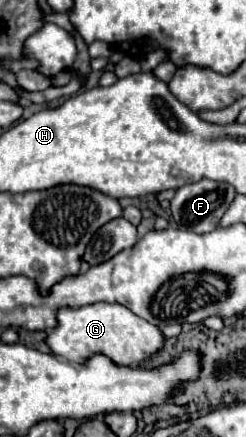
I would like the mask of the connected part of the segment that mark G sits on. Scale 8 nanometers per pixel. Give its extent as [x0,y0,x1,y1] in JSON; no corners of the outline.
[47,303,165,365]

